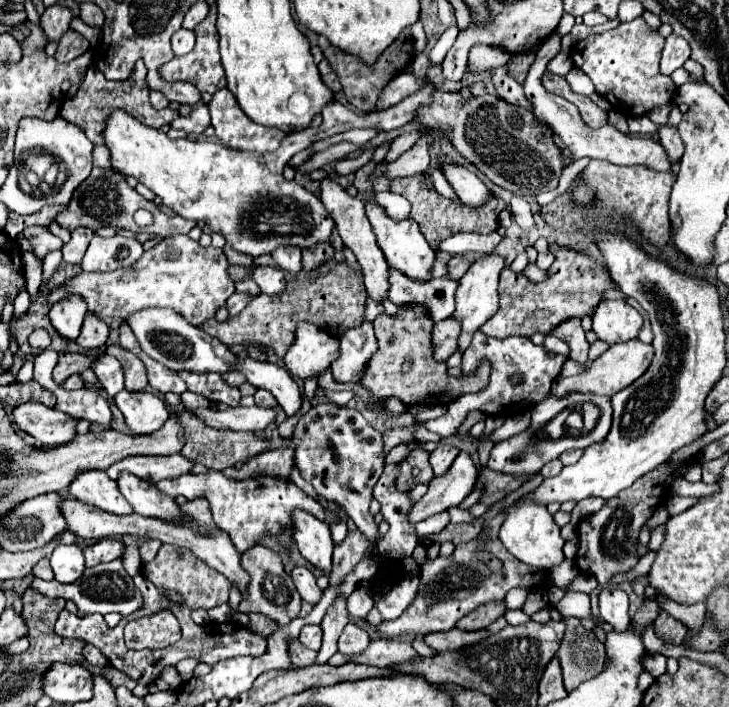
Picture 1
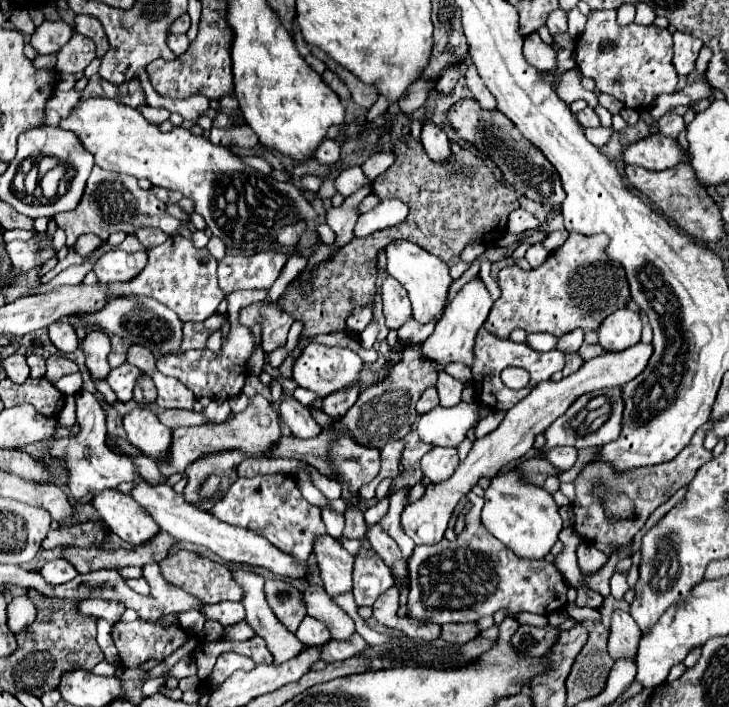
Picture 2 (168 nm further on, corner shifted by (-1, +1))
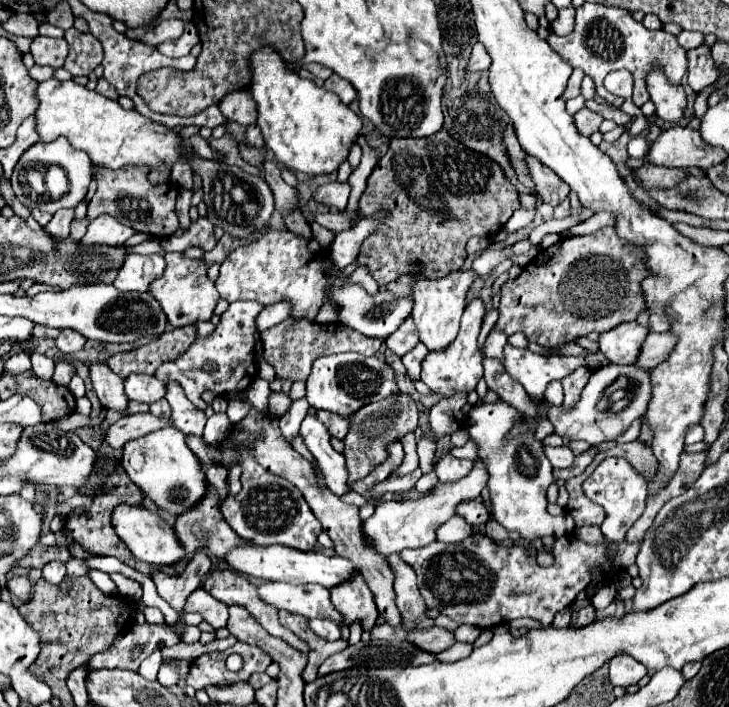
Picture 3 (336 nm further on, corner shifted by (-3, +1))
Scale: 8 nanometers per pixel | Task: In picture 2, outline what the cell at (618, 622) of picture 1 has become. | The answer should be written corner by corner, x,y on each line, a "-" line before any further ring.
614,611
610,621
610,639
608,639
608,651
612,659
620,657
634,657
638,649
640,633
638,625
632,621
632,617
626,611

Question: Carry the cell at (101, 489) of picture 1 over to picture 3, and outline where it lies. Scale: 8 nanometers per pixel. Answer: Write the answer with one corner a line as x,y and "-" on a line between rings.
120,505
112,513
112,525
114,525
118,537
124,539
126,547
140,561
146,561
146,563
152,563
152,565
174,565
178,561
186,561
188,559
182,543
178,541
178,537
174,533
174,529
166,521
162,521
156,513
152,513
152,511
144,509
144,507

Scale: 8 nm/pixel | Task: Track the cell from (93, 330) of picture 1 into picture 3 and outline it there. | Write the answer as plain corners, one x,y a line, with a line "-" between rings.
94,363
90,369
90,379
96,389
98,399
120,415
128,415
128,397
124,395
124,379
116,377
106,363

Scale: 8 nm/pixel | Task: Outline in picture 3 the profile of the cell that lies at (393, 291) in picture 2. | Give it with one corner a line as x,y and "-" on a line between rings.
412,319
404,321
404,325
400,325
400,329
396,333
392,333
392,337
386,339
386,345
398,357
404,357
408,351
412,351
418,345
418,329
416,329
414,321

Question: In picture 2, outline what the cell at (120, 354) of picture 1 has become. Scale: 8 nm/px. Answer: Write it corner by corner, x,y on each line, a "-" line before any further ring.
142,373
142,377
138,377
138,383
134,387
134,401
136,403
150,403
156,399
156,387
152,383
152,377

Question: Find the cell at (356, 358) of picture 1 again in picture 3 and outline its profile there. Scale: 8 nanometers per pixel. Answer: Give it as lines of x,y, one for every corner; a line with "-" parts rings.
318,411
318,419
324,423
324,427
328,429
328,433
336,439
344,439
348,435
348,423
342,417
336,417
334,413
324,413

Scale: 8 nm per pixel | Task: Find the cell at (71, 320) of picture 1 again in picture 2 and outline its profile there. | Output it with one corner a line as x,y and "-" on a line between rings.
56,321
48,327
48,335
50,335
50,341
64,353
70,353
78,347
78,337
76,337
76,331
70,323
66,321

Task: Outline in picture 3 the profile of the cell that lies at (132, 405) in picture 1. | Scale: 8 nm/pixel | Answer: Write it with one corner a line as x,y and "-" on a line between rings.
167,427
164,431
130,441
130,445
124,447
122,465
128,477
146,493
146,497
156,503
156,507
178,517
204,499
208,491
208,479
198,457
186,445
186,437
174,427

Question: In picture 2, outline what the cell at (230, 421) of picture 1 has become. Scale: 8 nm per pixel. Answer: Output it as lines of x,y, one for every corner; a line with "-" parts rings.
166,409
166,411
160,411
158,417
170,429
184,427
184,425
204,425
204,423
208,423
206,415
202,411
194,411
194,409
190,409
190,411
188,409

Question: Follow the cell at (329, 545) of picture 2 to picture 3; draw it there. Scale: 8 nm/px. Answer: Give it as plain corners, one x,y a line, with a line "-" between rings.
362,577
356,581
348,581
348,585
336,585
332,593
332,603
336,611
342,615
342,623
350,627
352,623
360,623
362,631
372,631
378,619
378,609
374,603
374,593
368,589

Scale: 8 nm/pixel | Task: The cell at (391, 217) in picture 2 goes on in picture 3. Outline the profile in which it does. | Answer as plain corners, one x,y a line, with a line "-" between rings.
380,211
376,217
360,219
356,227
338,233
332,241
332,251
324,257
312,255
308,251
308,241
288,229
270,229
268,245
254,243
252,247
236,247
220,265
220,277
216,281
216,289
222,299
232,301
258,301
262,305
272,303
288,303
290,317
294,321
308,319
314,323
318,311
326,301
338,307
338,321
342,325
354,327
362,335
368,337
388,337
392,335
412,313
412,297
396,297
386,289
380,289
376,295
368,295
356,283
350,283
348,277
338,277
338,273
354,261
354,253
360,251
362,241
370,235
380,221
384,221
386,213

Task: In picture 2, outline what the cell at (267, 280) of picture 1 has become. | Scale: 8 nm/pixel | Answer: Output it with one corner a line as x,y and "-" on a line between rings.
240,289
240,291
232,291
226,295
226,301
228,301
228,321
230,321
230,335
228,339
224,341
222,345
222,351
218,355
214,355
212,351
208,349
196,349
196,351
186,351
182,355
164,355
156,361
156,367
160,373
164,375
172,375
176,377
178,381
182,381
184,385
190,387
190,391
196,395
196,397
210,397
210,399
216,399
216,401
226,401
234,395
238,395
244,387
244,381
246,381
246,373
244,373
244,367
248,357
254,353
254,347
256,347
256,339
254,339
254,333
248,329
248,327
242,327
238,323
238,311
250,303
256,303
256,301
262,301
268,297
268,289

